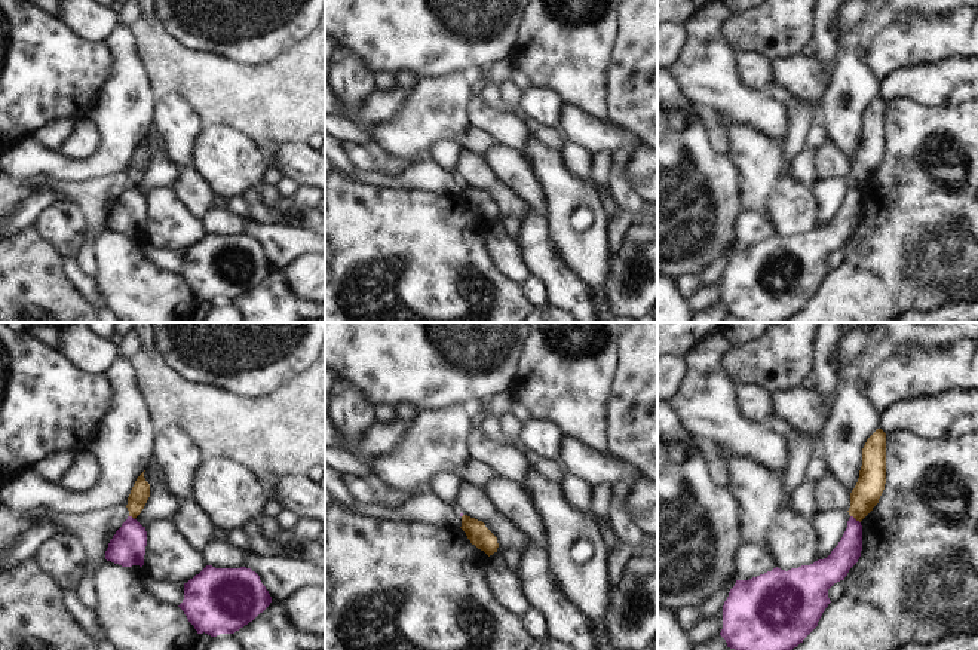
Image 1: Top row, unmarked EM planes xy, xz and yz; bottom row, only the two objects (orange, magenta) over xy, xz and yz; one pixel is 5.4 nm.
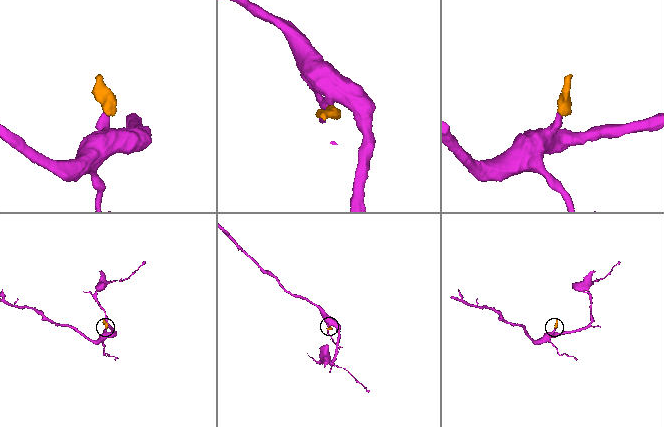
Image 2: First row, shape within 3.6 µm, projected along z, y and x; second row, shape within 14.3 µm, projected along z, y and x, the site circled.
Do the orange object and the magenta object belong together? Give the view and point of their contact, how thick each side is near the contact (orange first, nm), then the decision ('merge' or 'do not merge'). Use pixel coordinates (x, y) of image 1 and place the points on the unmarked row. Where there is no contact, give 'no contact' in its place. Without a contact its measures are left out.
yz (855, 186) | 150/150 nm | do not merge

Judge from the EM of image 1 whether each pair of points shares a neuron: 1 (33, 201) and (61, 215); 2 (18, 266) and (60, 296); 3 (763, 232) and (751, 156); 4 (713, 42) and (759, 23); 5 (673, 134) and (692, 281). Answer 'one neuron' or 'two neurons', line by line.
1: two neurons
2: one neuron
3: two neurons
4: two neurons
5: two neurons

